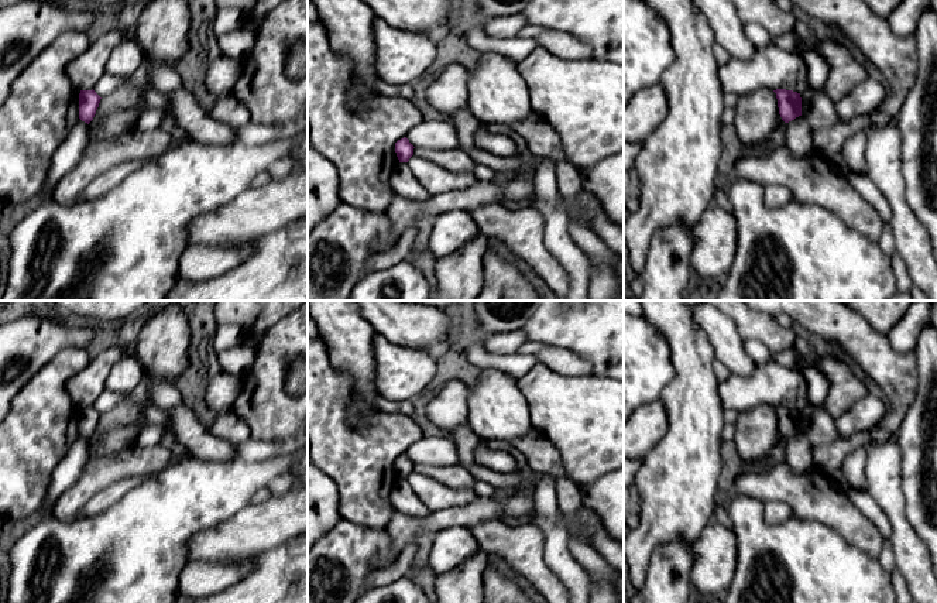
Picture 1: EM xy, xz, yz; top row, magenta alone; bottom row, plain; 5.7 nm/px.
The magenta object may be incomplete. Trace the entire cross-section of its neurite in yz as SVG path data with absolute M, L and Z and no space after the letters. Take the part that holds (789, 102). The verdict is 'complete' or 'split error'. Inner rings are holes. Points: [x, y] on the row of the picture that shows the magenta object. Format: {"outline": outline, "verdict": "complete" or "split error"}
{"outline": "M786 89L773 90L778 99L779 114L785 123L802 116L800 93Z", "verdict": "complete"}

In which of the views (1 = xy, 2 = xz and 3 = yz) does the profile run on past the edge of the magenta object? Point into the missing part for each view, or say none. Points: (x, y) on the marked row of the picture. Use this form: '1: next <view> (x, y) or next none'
1: next none
2: next none
3: next none

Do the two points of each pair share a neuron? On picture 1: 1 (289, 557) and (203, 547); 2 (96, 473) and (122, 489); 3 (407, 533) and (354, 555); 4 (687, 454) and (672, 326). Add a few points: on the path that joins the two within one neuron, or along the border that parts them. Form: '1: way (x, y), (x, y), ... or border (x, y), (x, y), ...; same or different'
1: border (289, 540), (253, 555); different
2: border (147, 475), (117, 480), (86, 502); different
3: border (384, 530), (390, 538), (391, 550), (397, 555); different
4: way (687, 422), (687, 357); same

